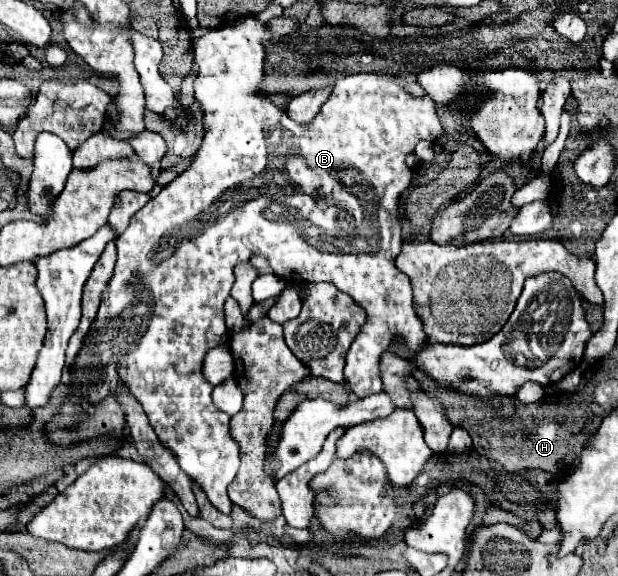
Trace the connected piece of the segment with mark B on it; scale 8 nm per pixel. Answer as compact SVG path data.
M245 17L239 19L233 25L225 25L223 29L211 31L205 37L201 37L199 41L195 41L193 45L193 53L195 53L195 63L197 63L197 77L195 77L195 97L201 103L203 109L203 127L205 127L205 135L203 135L203 143L199 147L199 151L195 153L195 159L191 161L191 165L179 175L175 177L169 185L165 185L161 189L161 193L153 199L149 199L149 203L139 209L129 227L115 239L117 243L117 265L113 271L113 277L107 285L107 289L101 295L101 305L97 311L97 317L83 341L81 351L77 353L75 361L67 367L69 373L79 371L79 369L111 369L111 377L107 377L107 381L95 379L89 381L91 389L81 389L81 391L69 391L69 397L81 397L85 399L89 405L97 405L99 401L111 397L117 389L117 385L125 385L129 389L129 393L141 403L143 411L149 417L149 423L153 427L153 431L157 433L157 439L163 447L167 447L169 451L173 451L173 455L177 457L179 467L205 491L207 499L211 501L211 505L225 515L231 515L233 503L227 495L227 487L229 483L235 479L235 471L239 469L239 445L237 441L231 437L229 431L229 421L231 417L223 411L219 411L211 399L211 391L213 385L203 377L203 359L205 353L217 345L227 347L229 345L229 335L227 335L227 325L225 325L225 315L223 315L223 303L229 297L231 285L233 285L233 267L239 261L249 261L253 255L263 255L265 259L269 259L273 271L285 279L287 283L295 285L295 283L313 283L313 281L327 281L333 283L339 291L347 293L353 297L353 301L365 309L367 313L367 321L361 327L361 331L357 333L353 345L347 351L347 365L345 365L345 383L351 387L351 391L357 397L367 397L373 393L381 393L383 391L383 381L381 381L381 373L379 373L379 361L381 355L391 351L391 345L395 341L405 343L405 347L409 351L419 351L425 343L427 343L427 335L423 331L423 321L417 315L415 307L413 307L413 291L411 291L411 281L405 273L401 273L395 267L395 257L401 253L403 247L403 237L401 237L401 221L399 221L399 201L401 195L407 191L407 187L413 181L413 173L411 169L405 165L405 155L409 151L415 149L415 145L419 141L435 141L443 135L443 127L441 121L437 117L437 105L433 103L433 99L429 95L425 97L413 97L403 85L399 85L391 75L383 75L383 73L357 73L357 75L347 75L345 79L335 83L335 89L331 93L331 97L323 103L321 111L315 115L313 121L301 125L295 123L293 119L289 119L275 103L271 103L263 91L259 91L257 87L263 83L263 69L265 69L265 45L263 41L269 41L273 37L273 33L269 33L269 29L257 21L255 17Z

